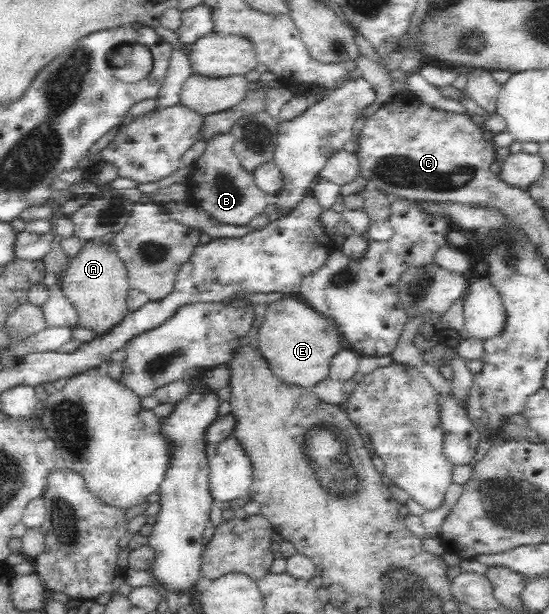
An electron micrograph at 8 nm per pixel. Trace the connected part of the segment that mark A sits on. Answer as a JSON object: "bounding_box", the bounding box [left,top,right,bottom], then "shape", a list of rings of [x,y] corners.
{"bounding_box":[62,241,129,338],"shape":[[[96,241],[83,243],[80,252],[71,260],[66,276],[62,278],[63,296],[78,313],[77,327],[92,330],[96,338],[105,336],[124,321],[129,312],[126,303],[129,290],[123,260],[120,260],[108,245],[97,244]]]}

